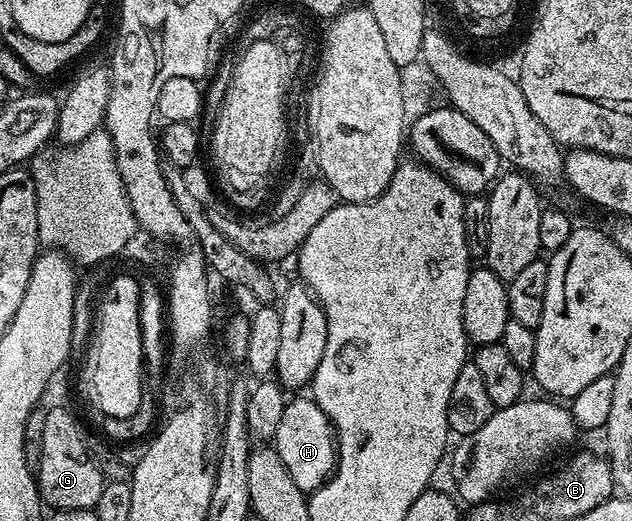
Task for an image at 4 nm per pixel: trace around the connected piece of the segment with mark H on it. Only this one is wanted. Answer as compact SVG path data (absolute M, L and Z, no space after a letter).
M311 397L290 398L283 409L283 417L285 419L279 421L279 429L272 440L277 453L301 491L318 491L333 474L337 462L334 425L327 413L323 413L323 409L319 409L319 405Z

